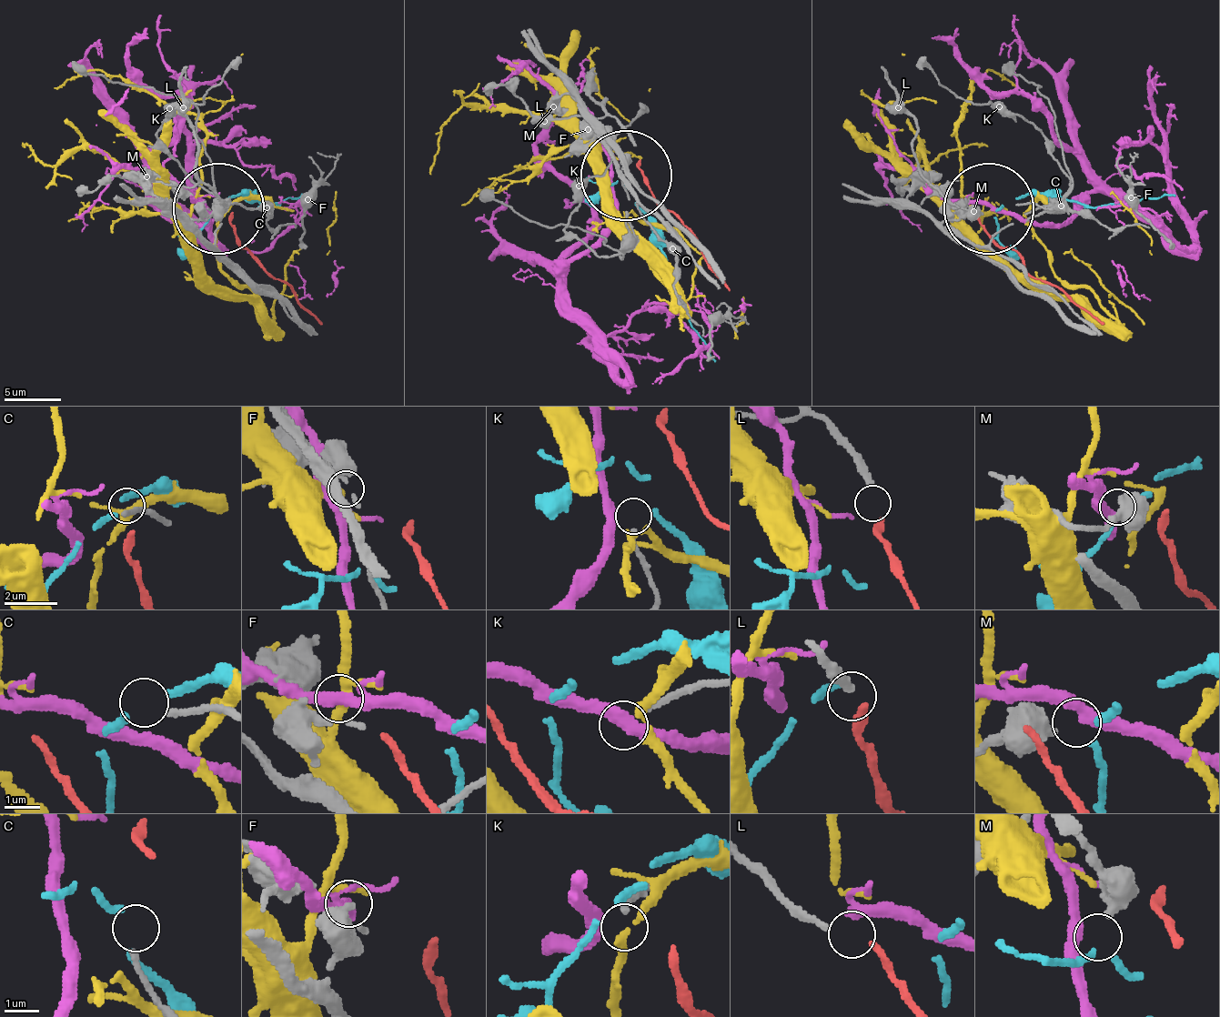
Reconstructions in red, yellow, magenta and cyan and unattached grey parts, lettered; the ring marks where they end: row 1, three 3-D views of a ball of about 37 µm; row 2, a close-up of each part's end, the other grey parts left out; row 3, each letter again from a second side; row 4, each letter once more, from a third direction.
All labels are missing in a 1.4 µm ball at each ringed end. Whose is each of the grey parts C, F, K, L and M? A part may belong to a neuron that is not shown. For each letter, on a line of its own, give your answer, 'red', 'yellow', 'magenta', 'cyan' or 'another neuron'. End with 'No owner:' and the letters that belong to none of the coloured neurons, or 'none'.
C: another neuron
F: another neuron
K: another neuron
L: red
M: cyan
No owner: C, F, K

